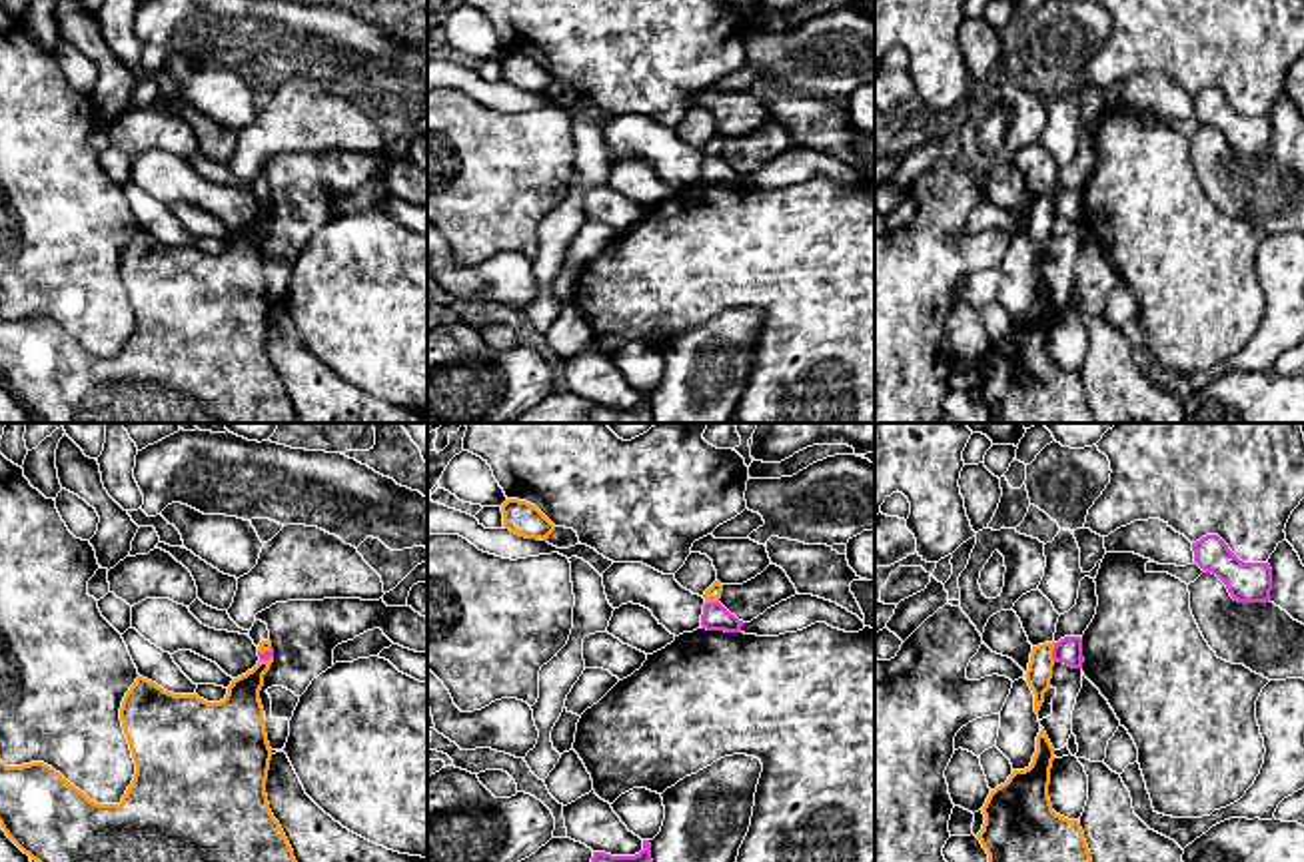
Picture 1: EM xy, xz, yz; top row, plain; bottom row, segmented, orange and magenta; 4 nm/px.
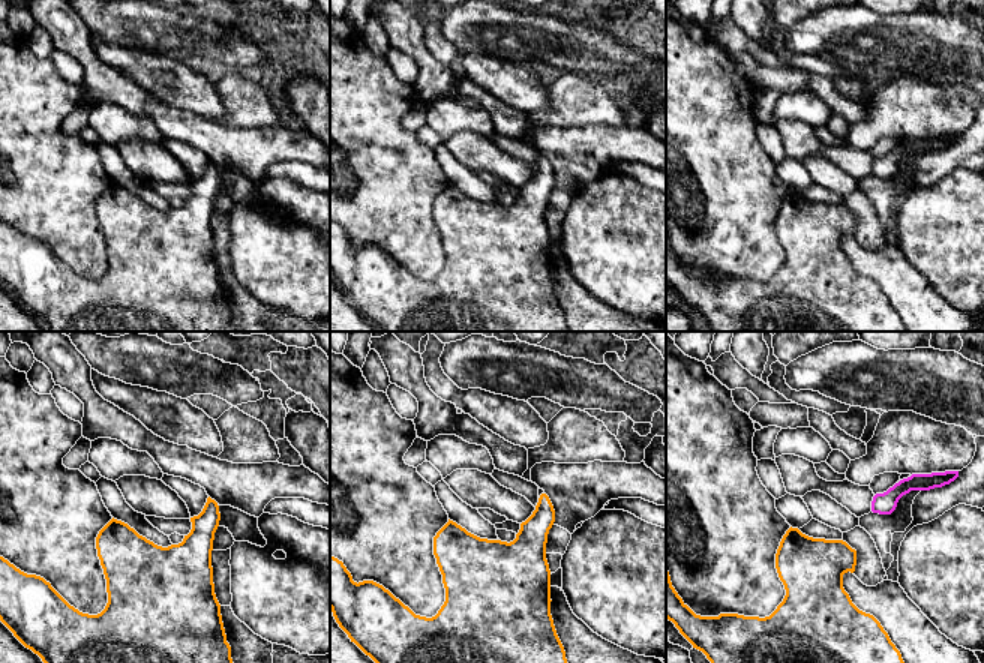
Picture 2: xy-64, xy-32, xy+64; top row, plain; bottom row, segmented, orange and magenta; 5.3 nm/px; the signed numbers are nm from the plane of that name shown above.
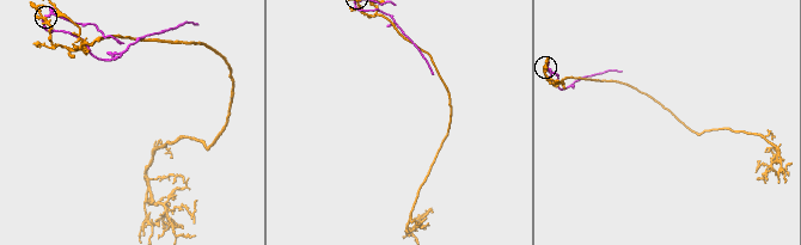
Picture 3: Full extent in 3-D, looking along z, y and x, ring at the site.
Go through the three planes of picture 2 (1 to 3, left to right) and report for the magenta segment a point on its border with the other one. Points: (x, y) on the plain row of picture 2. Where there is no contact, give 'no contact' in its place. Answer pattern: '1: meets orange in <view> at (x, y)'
1: no contact
2: no contact
3: no contact

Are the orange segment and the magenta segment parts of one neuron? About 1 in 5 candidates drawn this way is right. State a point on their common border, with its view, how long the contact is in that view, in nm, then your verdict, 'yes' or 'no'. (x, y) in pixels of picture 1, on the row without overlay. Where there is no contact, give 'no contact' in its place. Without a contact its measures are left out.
contact yz (1051, 206); length 80 nm; no

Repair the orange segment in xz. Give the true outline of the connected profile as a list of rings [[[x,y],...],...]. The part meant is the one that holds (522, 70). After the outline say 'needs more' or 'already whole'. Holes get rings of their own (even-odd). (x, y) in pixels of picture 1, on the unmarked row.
[[[507,52],[501,58],[503,80],[525,92],[543,92],[555,84],[555,78],[531,56]]] | already whole

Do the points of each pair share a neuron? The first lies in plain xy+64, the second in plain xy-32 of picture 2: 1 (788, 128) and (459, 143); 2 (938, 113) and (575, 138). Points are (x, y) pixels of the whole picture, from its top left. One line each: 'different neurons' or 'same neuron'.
1: same neuron
2: different neurons

